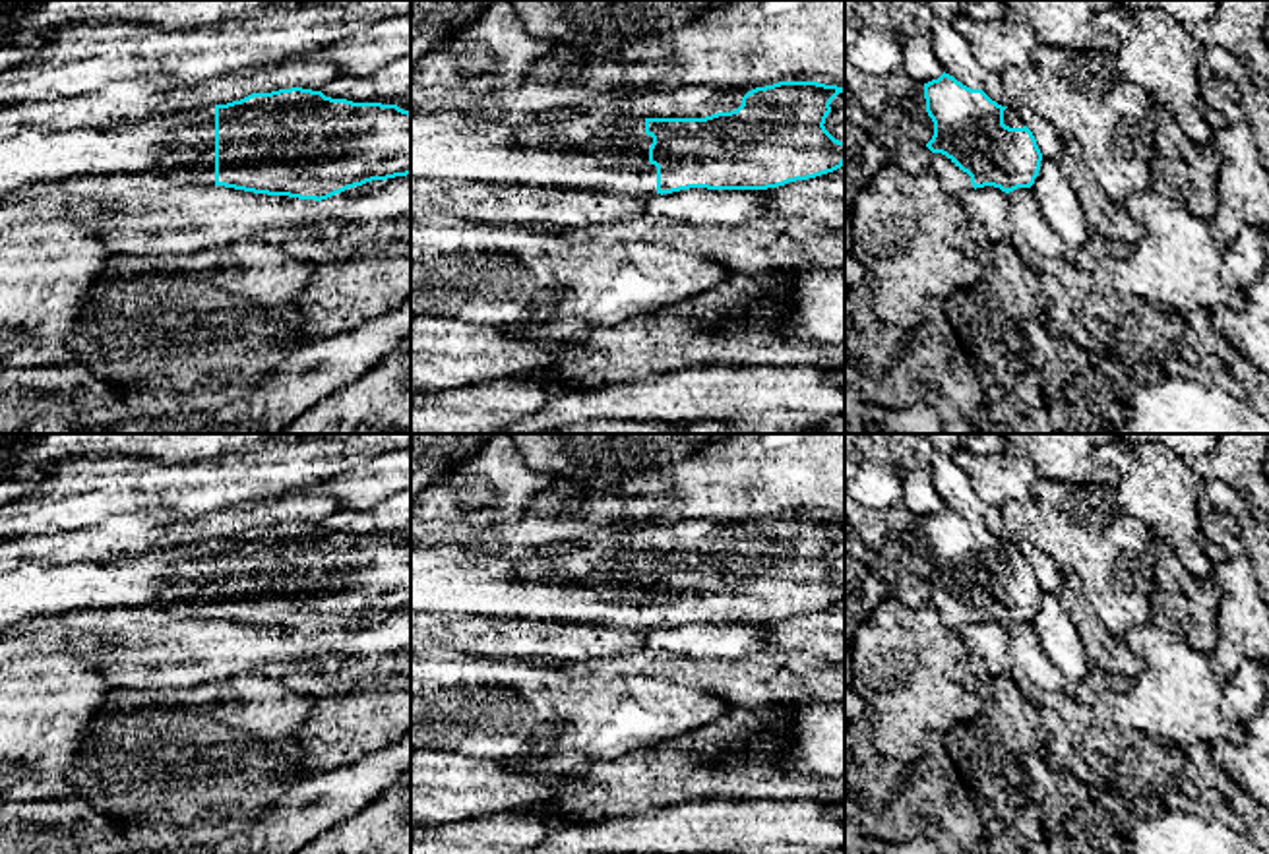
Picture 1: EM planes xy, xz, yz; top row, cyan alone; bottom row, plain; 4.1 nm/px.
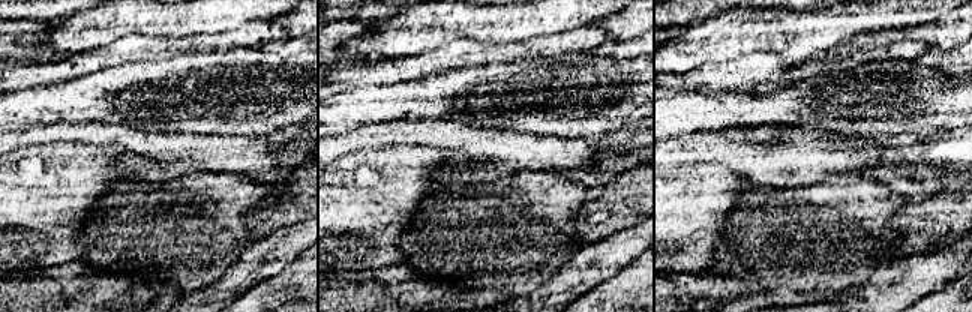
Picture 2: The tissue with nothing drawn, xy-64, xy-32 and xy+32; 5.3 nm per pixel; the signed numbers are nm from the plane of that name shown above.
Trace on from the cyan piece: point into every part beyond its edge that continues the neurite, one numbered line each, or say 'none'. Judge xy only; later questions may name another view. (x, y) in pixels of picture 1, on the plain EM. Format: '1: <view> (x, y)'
1: xy (181, 579)

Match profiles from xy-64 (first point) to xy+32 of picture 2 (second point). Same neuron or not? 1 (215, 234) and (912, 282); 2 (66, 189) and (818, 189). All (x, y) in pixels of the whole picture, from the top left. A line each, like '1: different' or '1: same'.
1: different
2: different

